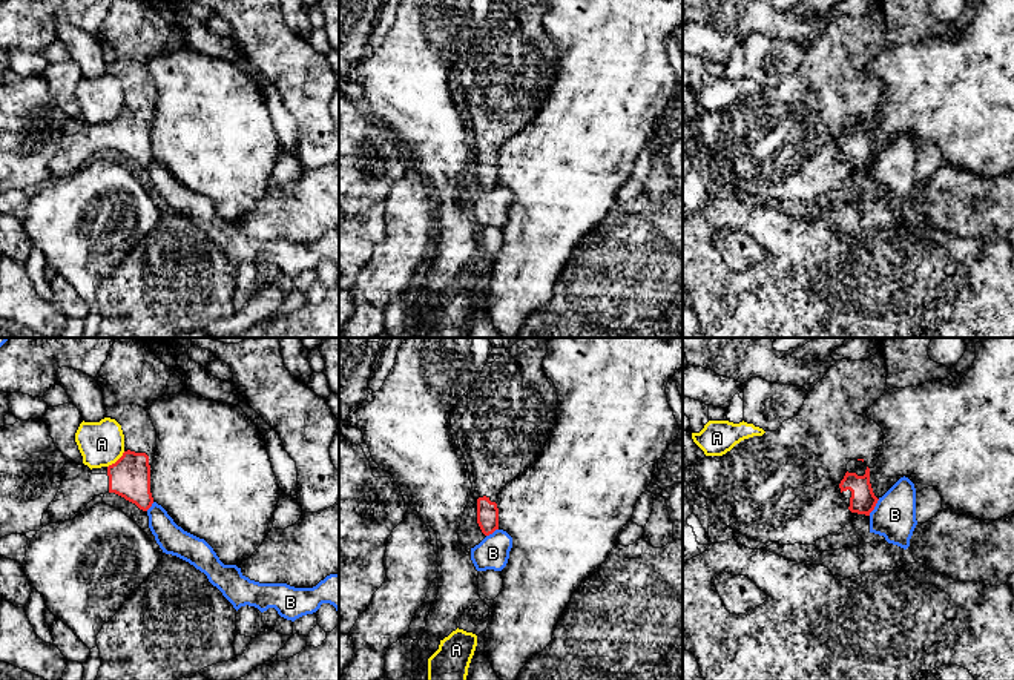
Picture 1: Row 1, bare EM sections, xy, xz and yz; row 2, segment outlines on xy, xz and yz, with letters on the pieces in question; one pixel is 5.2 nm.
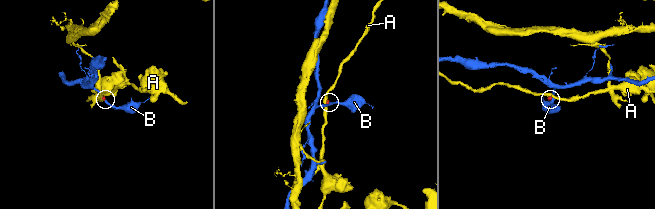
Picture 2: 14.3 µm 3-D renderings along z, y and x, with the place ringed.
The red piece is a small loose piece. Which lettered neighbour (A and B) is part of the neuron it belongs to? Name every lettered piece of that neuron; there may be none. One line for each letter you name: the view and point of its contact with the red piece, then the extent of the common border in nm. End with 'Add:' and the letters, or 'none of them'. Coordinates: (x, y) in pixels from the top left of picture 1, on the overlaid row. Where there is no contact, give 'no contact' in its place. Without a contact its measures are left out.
Add: none of them

